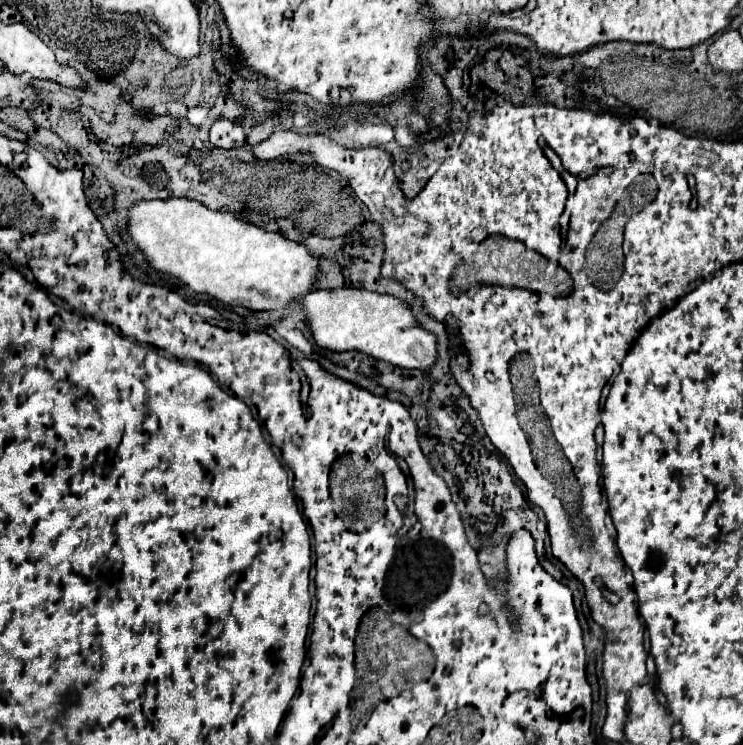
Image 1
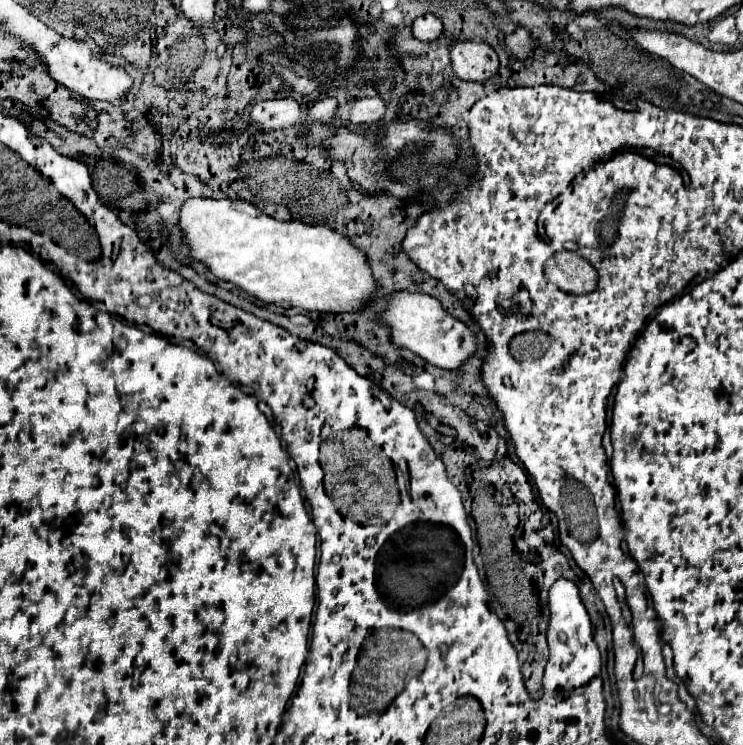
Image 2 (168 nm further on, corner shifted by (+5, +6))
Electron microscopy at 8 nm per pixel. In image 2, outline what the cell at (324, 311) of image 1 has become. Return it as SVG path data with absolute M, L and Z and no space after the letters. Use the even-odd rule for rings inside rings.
M398 292L388 300L386 310L380 314L380 320L390 324L392 334L390 340L396 346L408 348L414 354L418 354L420 358L424 358L426 362L438 366L438 368L446 368L446 370L456 370L462 364L466 364L466 360L470 356L476 354L478 350L478 338L476 334L458 318L454 318L450 312L446 312L440 304L438 298L430 296L430 294L422 294L422 292Z

